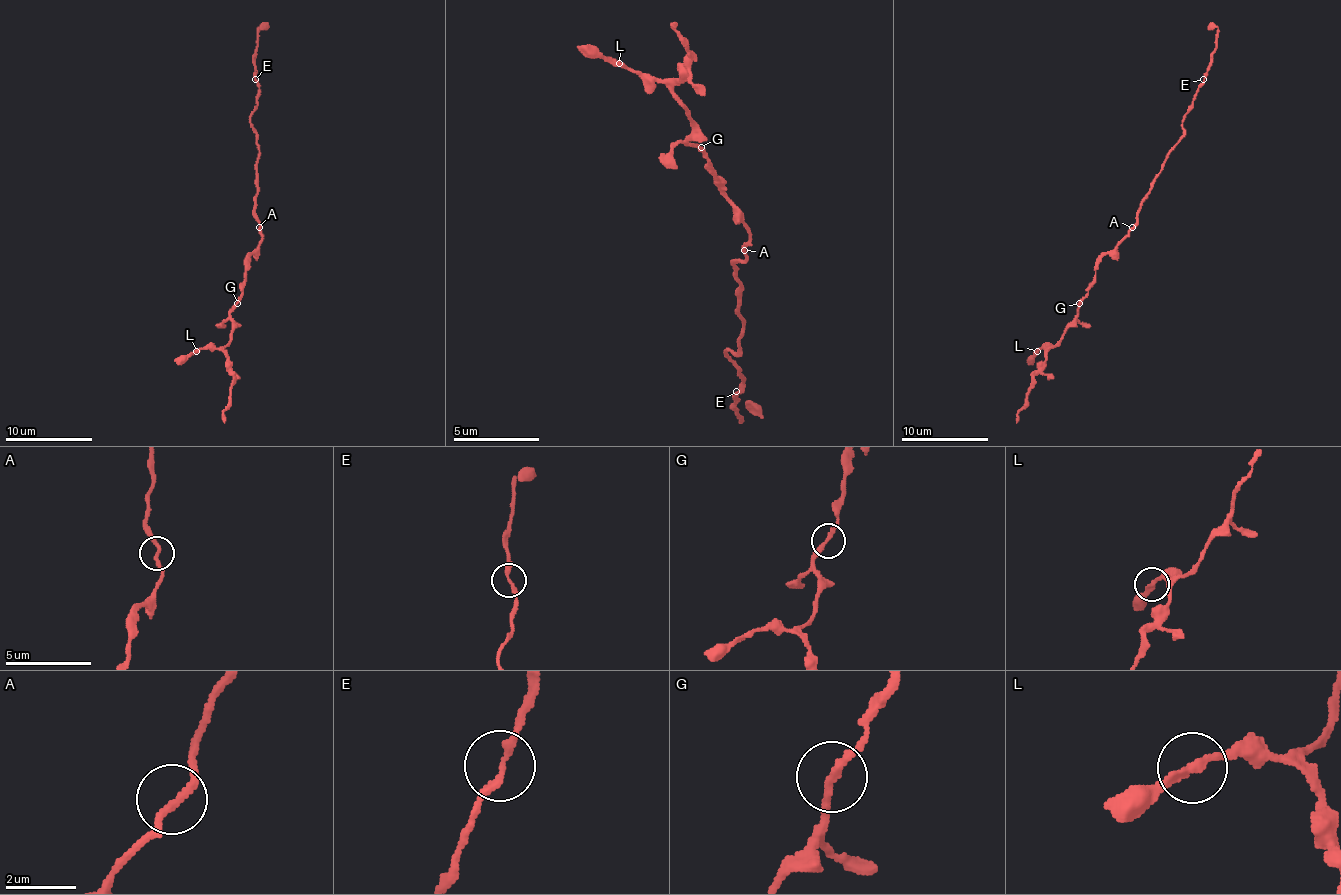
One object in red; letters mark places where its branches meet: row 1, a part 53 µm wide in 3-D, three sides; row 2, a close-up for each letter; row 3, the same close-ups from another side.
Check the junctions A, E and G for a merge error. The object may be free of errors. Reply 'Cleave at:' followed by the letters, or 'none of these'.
Cleave at: none of these

